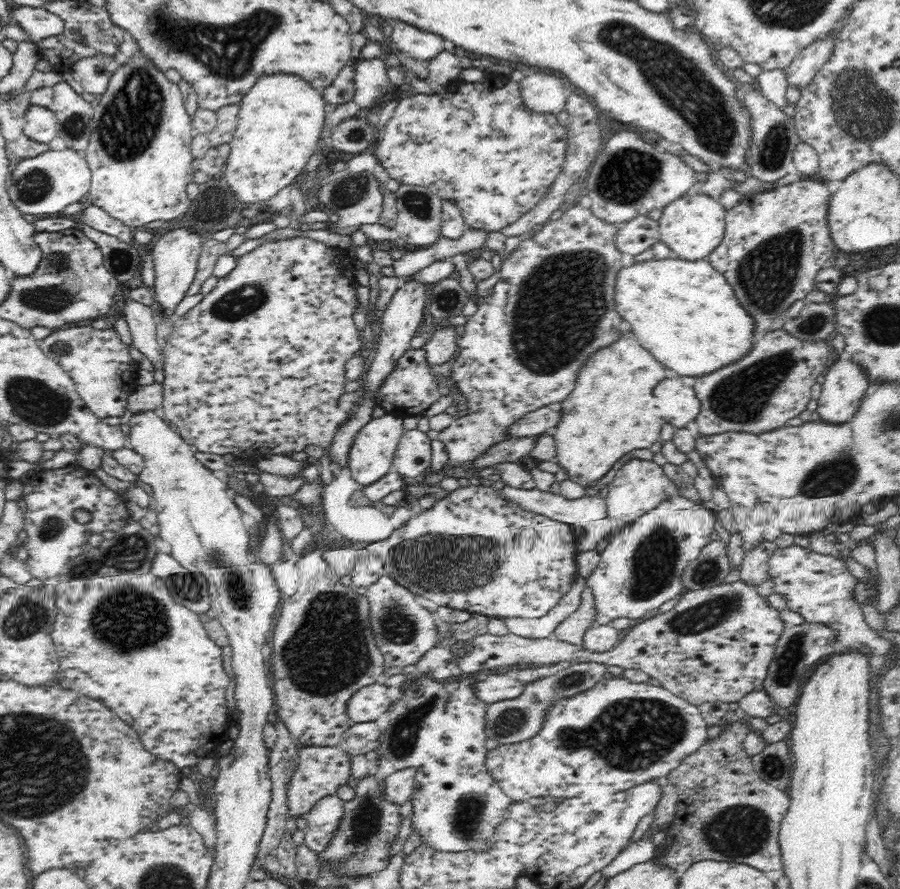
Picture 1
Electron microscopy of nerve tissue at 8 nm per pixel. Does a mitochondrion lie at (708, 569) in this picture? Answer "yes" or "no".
yes

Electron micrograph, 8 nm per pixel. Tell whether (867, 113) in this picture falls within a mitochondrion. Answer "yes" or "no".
yes

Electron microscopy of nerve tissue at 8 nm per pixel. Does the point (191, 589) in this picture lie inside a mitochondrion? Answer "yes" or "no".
yes

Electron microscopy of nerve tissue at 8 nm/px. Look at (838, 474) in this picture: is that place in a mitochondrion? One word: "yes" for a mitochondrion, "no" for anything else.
yes

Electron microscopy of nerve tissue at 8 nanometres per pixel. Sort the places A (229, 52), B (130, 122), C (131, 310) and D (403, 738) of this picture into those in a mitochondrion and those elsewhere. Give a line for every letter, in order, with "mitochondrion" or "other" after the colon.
A: mitochondrion
B: mitochondrion
C: other
D: mitochondrion

